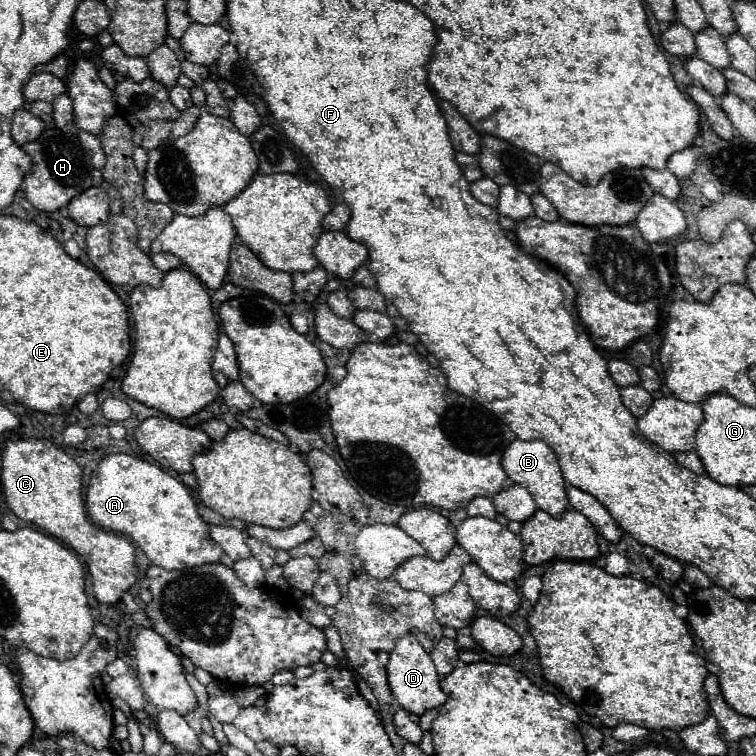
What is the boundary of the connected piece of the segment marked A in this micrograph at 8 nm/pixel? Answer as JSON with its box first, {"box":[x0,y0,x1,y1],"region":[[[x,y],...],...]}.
{"box":[85,453,223,569],"region":[[[127,453],[107,455],[91,475],[85,507],[95,525],[131,537],[163,569],[185,569],[217,563],[223,549],[209,537],[209,525],[199,517],[189,489],[161,467]]]}

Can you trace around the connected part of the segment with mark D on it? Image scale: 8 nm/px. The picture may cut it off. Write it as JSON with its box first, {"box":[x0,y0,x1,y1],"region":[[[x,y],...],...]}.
{"box":[387,633,447,715],"region":[[[411,633],[401,637],[395,649],[391,651],[391,657],[387,663],[387,675],[389,675],[389,687],[395,701],[409,713],[423,715],[425,711],[441,707],[447,701],[447,693],[443,693],[439,687],[439,673],[435,669],[431,655],[421,647],[417,637]]]}

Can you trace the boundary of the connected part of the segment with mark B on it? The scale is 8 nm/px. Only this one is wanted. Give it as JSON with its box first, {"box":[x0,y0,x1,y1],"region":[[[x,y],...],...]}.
{"box":[503,439,567,515],"region":[[[513,439],[503,453],[503,469],[515,483],[523,485],[533,495],[539,509],[543,509],[551,515],[563,515],[565,513],[565,509],[567,509],[567,483],[561,475],[555,453],[551,451],[551,447],[545,441]]]}

